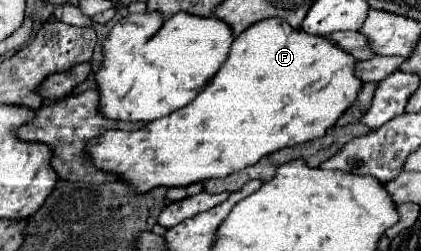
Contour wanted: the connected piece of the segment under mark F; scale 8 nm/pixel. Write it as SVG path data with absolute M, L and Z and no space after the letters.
M261 20L235 38L219 74L215 74L187 108L149 122L141 130L109 130L91 140L87 152L95 160L95 166L121 174L137 192L149 192L155 186L171 188L207 178L223 178L257 164L271 152L323 136L327 128L335 126L339 116L357 100L359 88L363 86L361 80L355 80L357 62L355 56L347 56L343 48L335 48L325 36L305 34L301 28L291 28L285 20Z

